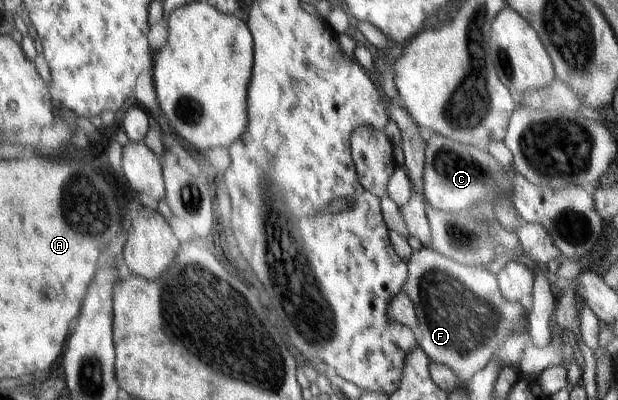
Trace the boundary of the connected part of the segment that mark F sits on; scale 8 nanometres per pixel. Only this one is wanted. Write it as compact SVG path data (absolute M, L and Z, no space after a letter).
M425 246L413 251L407 264L408 279L404 291L418 314L418 346L425 351L430 362L449 367L460 378L460 382L467 384L488 363L490 356L511 331L522 331L527 321L527 311L519 301L505 300L496 275L484 267L461 264Z

